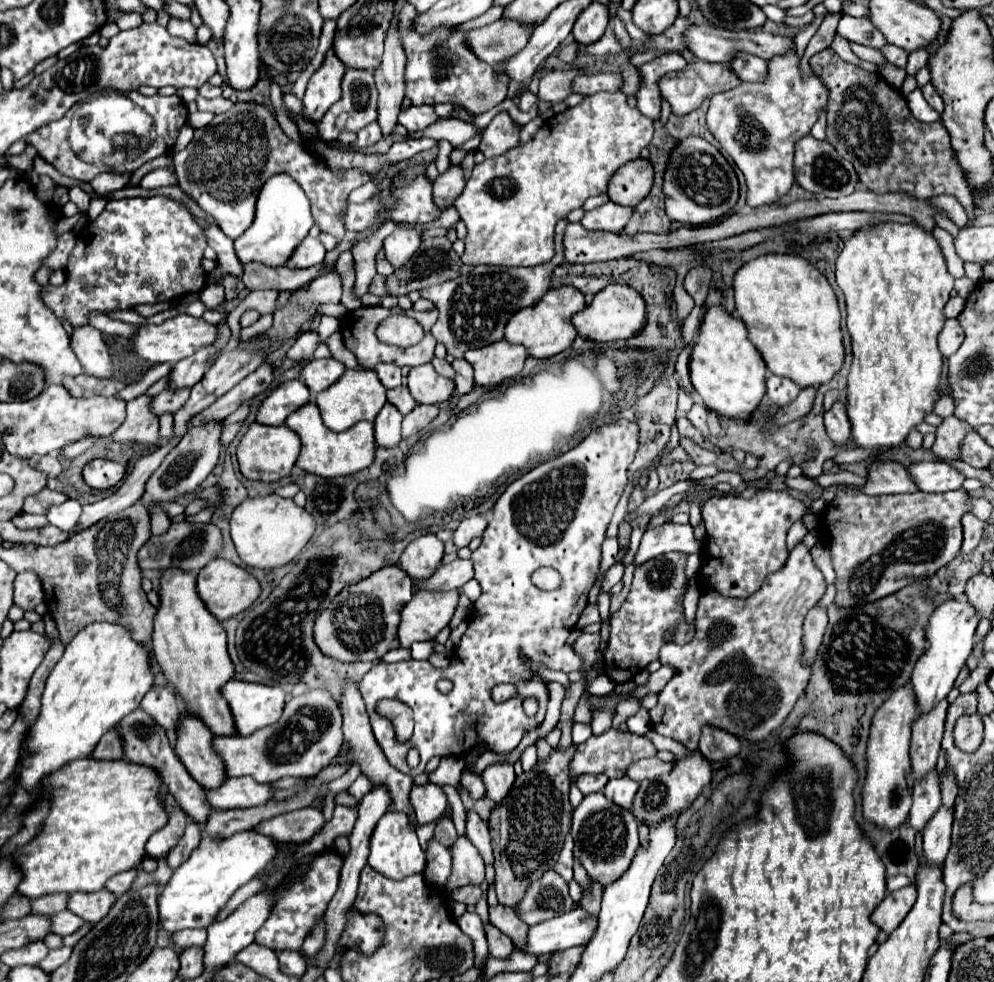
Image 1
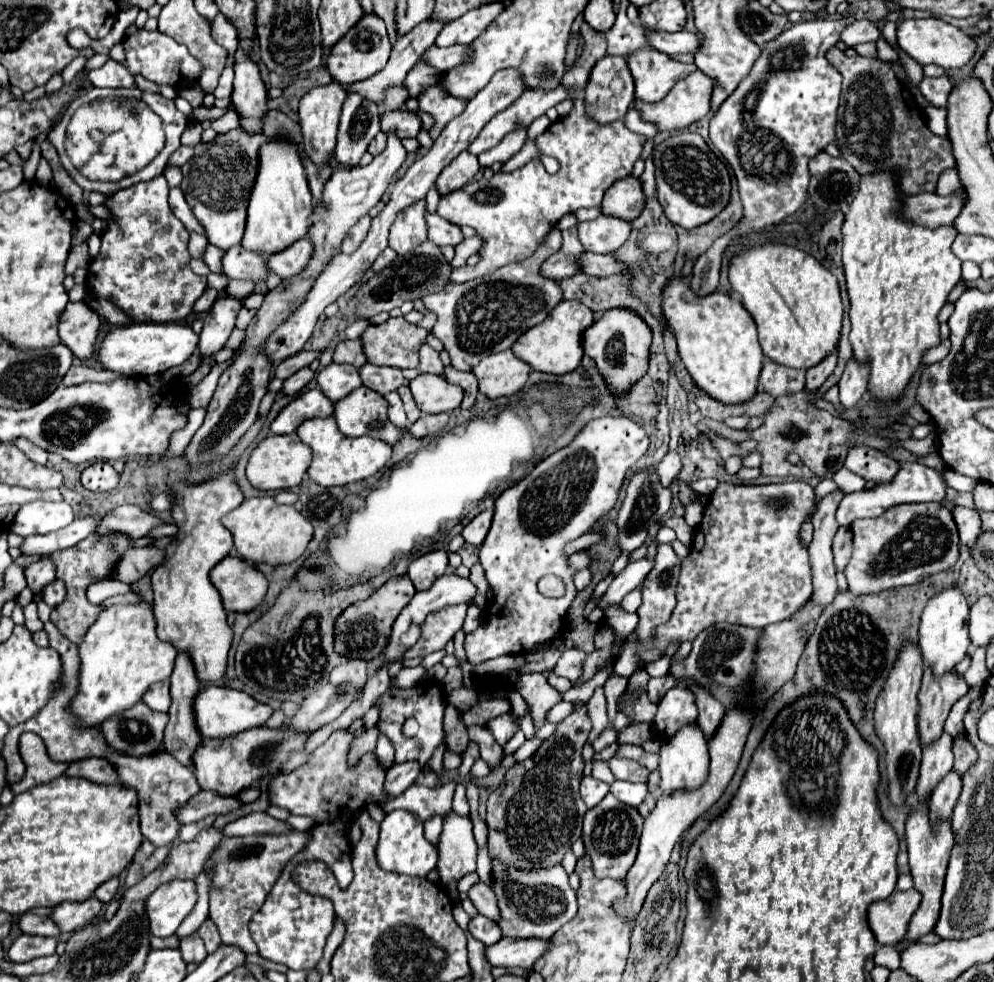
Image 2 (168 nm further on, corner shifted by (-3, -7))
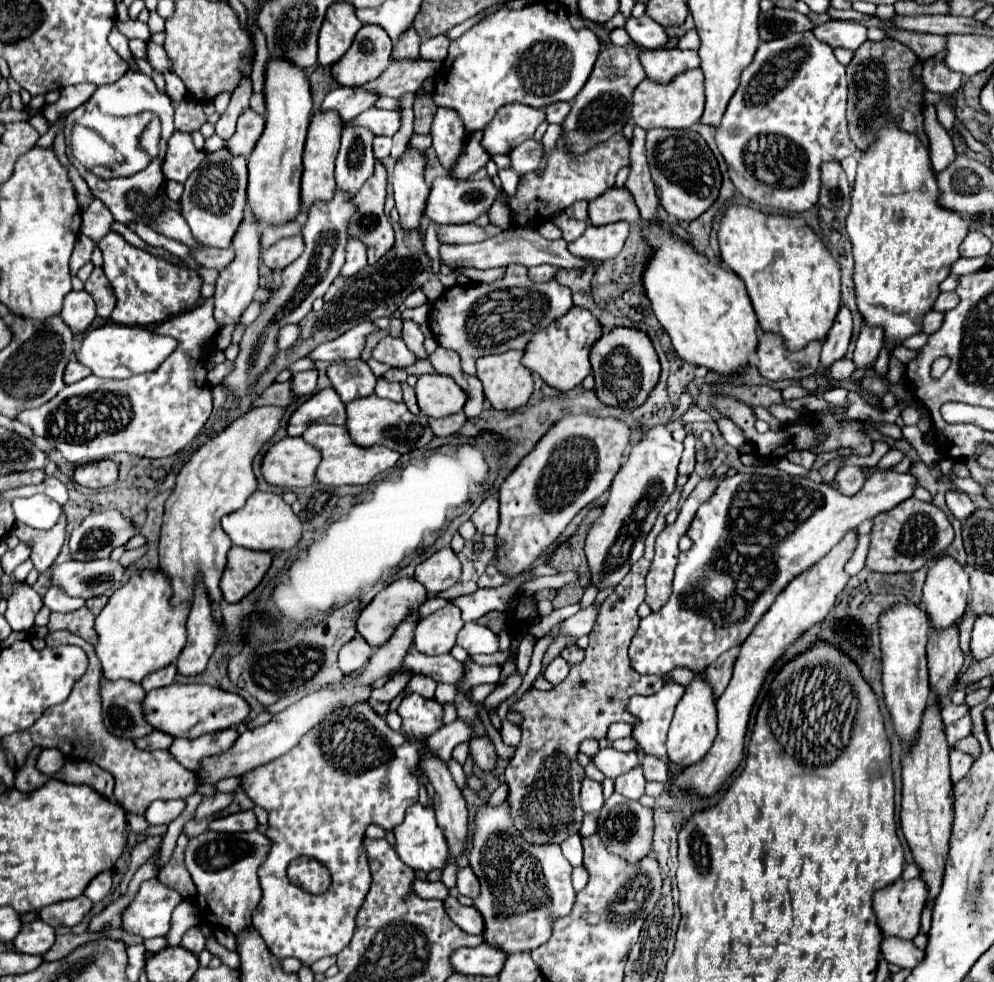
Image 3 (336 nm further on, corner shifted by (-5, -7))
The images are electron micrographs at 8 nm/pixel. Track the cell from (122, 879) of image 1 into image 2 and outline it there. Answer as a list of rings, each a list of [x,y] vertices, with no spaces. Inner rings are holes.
[[[111,878],[109,882],[105,882],[105,884],[101,884],[101,886],[97,888],[95,896],[97,896],[101,902],[105,902],[105,904],[107,904],[107,902],[115,900],[117,890],[119,890],[119,878]]]

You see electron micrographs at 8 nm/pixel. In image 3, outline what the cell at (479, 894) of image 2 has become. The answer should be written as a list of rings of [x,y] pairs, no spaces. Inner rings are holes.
[[[463,866],[457,870],[457,890],[463,896],[475,898],[479,894],[479,882],[475,880],[475,874],[469,866]]]

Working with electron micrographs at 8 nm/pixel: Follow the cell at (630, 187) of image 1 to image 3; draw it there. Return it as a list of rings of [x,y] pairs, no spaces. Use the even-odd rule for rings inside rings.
[[[611,188],[589,204],[589,222],[595,226],[625,220],[629,224],[639,220],[639,208],[625,188]]]

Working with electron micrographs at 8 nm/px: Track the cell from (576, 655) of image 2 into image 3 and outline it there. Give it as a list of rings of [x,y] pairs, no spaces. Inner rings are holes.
[[[557,656],[557,658],[553,658],[551,664],[543,670],[543,678],[545,678],[547,682],[551,682],[551,684],[561,684],[561,682],[567,678],[569,670],[571,670],[571,666],[569,666],[561,656]]]

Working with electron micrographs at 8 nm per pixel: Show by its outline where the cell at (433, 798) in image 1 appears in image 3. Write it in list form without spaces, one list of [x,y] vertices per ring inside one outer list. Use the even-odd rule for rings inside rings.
[[[361,702],[351,710],[341,710],[339,714],[331,714],[331,718],[323,718],[323,722],[315,726],[311,734],[305,734],[299,746],[283,754],[283,758],[275,758],[275,762],[259,766],[259,770],[241,774],[241,788],[247,798],[269,814],[265,836],[271,840],[271,848],[267,860],[259,866],[263,898],[253,912],[253,928],[263,936],[277,958],[295,956],[305,966],[311,966],[323,956],[339,954],[339,950],[351,942],[355,916],[371,886],[371,870],[363,844],[365,828],[377,824],[383,830],[393,830],[403,822],[405,810],[419,800],[419,784],[411,772],[411,754],[415,754],[415,744],[401,732],[391,730],[369,702]],[[297,856],[311,856],[327,866],[331,872],[331,886],[327,892],[319,896],[307,894],[289,882],[287,866]]]

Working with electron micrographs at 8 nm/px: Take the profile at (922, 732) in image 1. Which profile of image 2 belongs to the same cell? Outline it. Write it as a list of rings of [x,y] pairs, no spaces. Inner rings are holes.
[[[927,668],[923,674],[923,686],[919,692],[919,714],[917,714],[917,732],[923,746],[937,742],[943,734],[943,724],[949,716],[951,706],[967,694],[969,686],[963,678],[953,672],[943,678],[935,678]]]

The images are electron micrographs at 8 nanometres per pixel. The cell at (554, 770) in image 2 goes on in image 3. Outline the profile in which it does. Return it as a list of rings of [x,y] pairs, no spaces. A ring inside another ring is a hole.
[[[677,486],[675,492],[671,494],[669,502],[663,504],[663,508],[659,510],[659,516],[657,516],[657,520],[655,520],[655,524],[645,540],[645,554],[631,566],[631,572],[621,580],[621,584],[613,590],[613,594],[601,602],[599,616],[595,620],[593,630],[589,632],[589,646],[585,650],[583,662],[575,664],[571,668],[569,676],[561,684],[553,686],[551,690],[541,692],[537,688],[529,688],[523,692],[523,696],[519,700],[515,700],[509,706],[509,710],[515,710],[523,716],[523,722],[521,722],[521,742],[515,748],[515,754],[505,770],[505,782],[509,784],[507,802],[511,804],[511,814],[515,818],[515,826],[523,826],[519,830],[529,842],[561,844],[571,834],[579,834],[581,820],[583,820],[583,810],[579,804],[579,788],[581,788],[581,782],[585,778],[585,770],[577,762],[577,752],[579,752],[581,740],[591,738],[591,736],[607,736],[609,726],[615,722],[631,722],[633,726],[637,726],[639,724],[637,718],[627,712],[629,698],[635,694],[651,696],[663,688],[663,680],[659,676],[645,676],[645,674],[639,674],[631,668],[627,650],[631,644],[631,638],[635,636],[635,630],[639,628],[641,618],[637,616],[637,608],[645,600],[645,576],[647,576],[647,570],[651,566],[655,538],[665,528],[665,514],[677,506],[681,490],[683,490],[683,486]]]

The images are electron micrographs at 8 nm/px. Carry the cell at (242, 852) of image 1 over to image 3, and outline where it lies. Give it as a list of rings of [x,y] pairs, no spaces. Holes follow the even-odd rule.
[[[157,878],[147,880],[139,886],[133,902],[121,914],[121,930],[141,936],[155,938],[169,932],[171,914],[183,898],[179,892],[163,886]]]

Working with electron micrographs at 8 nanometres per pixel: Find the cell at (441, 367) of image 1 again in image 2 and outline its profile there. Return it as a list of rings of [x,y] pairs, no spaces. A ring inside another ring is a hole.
[[[421,346],[421,364],[419,364],[419,372],[431,372],[431,374],[439,374],[443,376],[443,362],[439,358],[439,352],[435,352],[431,346]]]

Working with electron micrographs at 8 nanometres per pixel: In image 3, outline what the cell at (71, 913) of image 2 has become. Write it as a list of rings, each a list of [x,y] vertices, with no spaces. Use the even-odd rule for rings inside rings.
[[[81,894],[81,898],[73,898],[73,900],[63,900],[55,906],[47,906],[43,910],[37,912],[37,916],[47,922],[53,928],[73,928],[77,926],[85,914],[91,910],[93,902]]]

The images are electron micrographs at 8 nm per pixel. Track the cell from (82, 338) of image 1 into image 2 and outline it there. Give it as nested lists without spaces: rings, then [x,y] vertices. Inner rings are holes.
[[[69,302],[61,314],[59,338],[79,360],[89,360],[95,354],[99,326],[99,316],[85,302]]]

